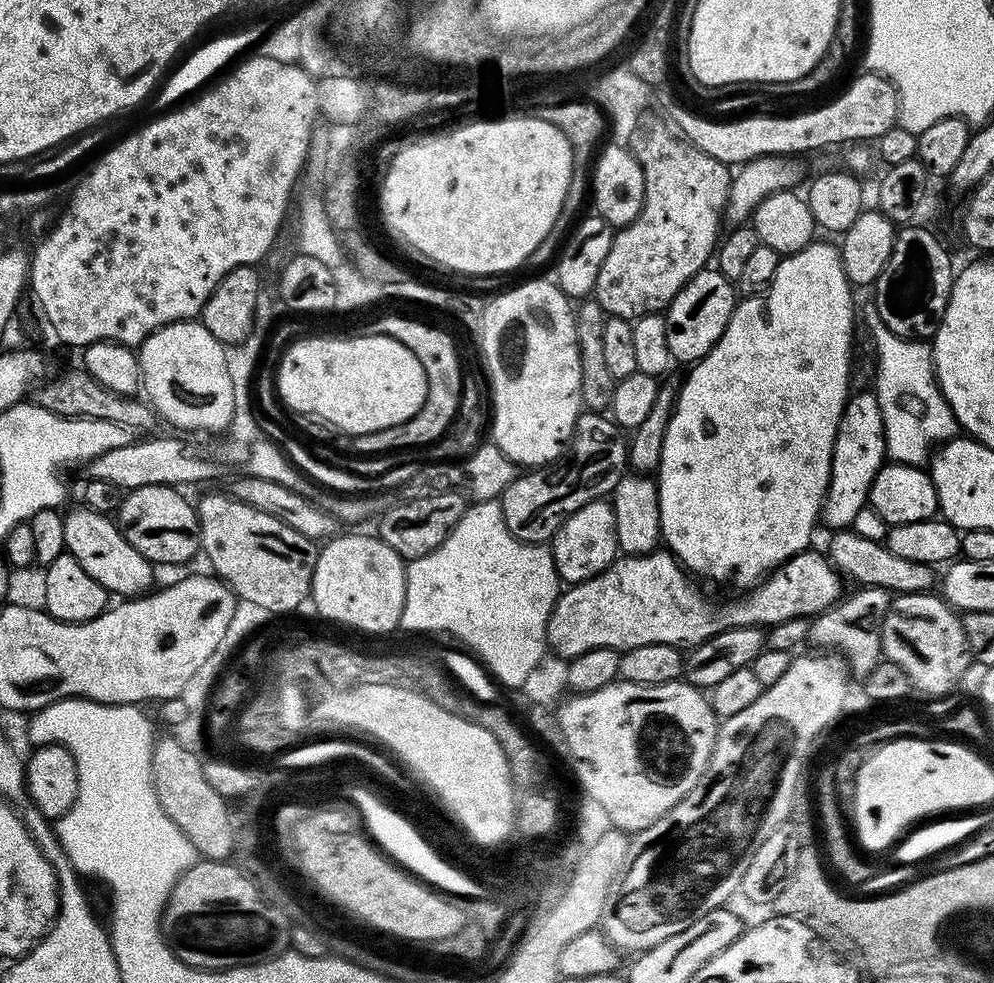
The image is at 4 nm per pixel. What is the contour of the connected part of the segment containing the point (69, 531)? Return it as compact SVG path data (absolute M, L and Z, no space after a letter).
M87 506L79 507L70 509L64 516L66 551L79 562L82 570L86 570L86 574L90 574L90 578L94 578L94 582L101 584L110 594L116 595L117 592L117 597L131 598L147 593L153 587L152 561L138 554L138 550L126 542L119 523L111 515L95 512Z

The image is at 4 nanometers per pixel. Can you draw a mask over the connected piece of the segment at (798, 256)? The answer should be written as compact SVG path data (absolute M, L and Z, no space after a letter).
M819 242L810 243L800 252L793 252L785 255L783 259L781 259L780 265L778 266L778 274L774 274L774 282L768 287L767 292L758 296L741 299L739 303L737 303L736 308L732 312L730 322L722 334L722 338L718 338L716 345L714 345L701 360L695 361L695 363L687 369L687 372L689 371L688 377L685 378L684 385L682 383L679 385L676 394L676 404L672 407L672 417L666 426L666 434L662 442L662 458L660 459L658 469L658 487L660 490L660 534L663 543L666 545L667 551L671 552L693 577L701 578L700 576L705 576L706 579L713 580L716 584L733 584L734 587L740 588L736 590L748 590L759 584L773 568L776 568L779 564L784 564L791 556L798 555L799 552L805 551L805 549L811 545L808 543L812 540L812 531L815 530L816 524L818 528L820 508L824 504L824 495L826 494L828 483L830 482L830 466L832 465L832 451L834 450L834 438L838 430L838 422L840 421L844 404L850 395L848 375L852 372L852 327L856 324L856 316L858 320L858 308L856 312L855 306L852 305L852 292L854 292L854 288L853 285L848 283L848 279L844 273L844 267L840 261L839 251L837 251L833 245L831 248L828 244L819 244Z

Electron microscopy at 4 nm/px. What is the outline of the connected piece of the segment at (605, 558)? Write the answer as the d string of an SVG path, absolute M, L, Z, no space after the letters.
M601 498L586 502L582 510L574 510L574 514L567 516L562 526L558 526L550 541L550 547L556 573L565 585L581 584L606 571L618 559L620 552L611 499Z

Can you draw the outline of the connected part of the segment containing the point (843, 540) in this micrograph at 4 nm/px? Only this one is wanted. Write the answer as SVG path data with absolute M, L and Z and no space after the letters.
M835 529L829 536L830 542L828 548L826 547L829 561L838 572L846 576L848 574L856 580L855 583L863 587L884 588L891 593L903 595L931 589L935 572L931 565L906 562L906 558L890 553L887 545L863 538L851 529Z

